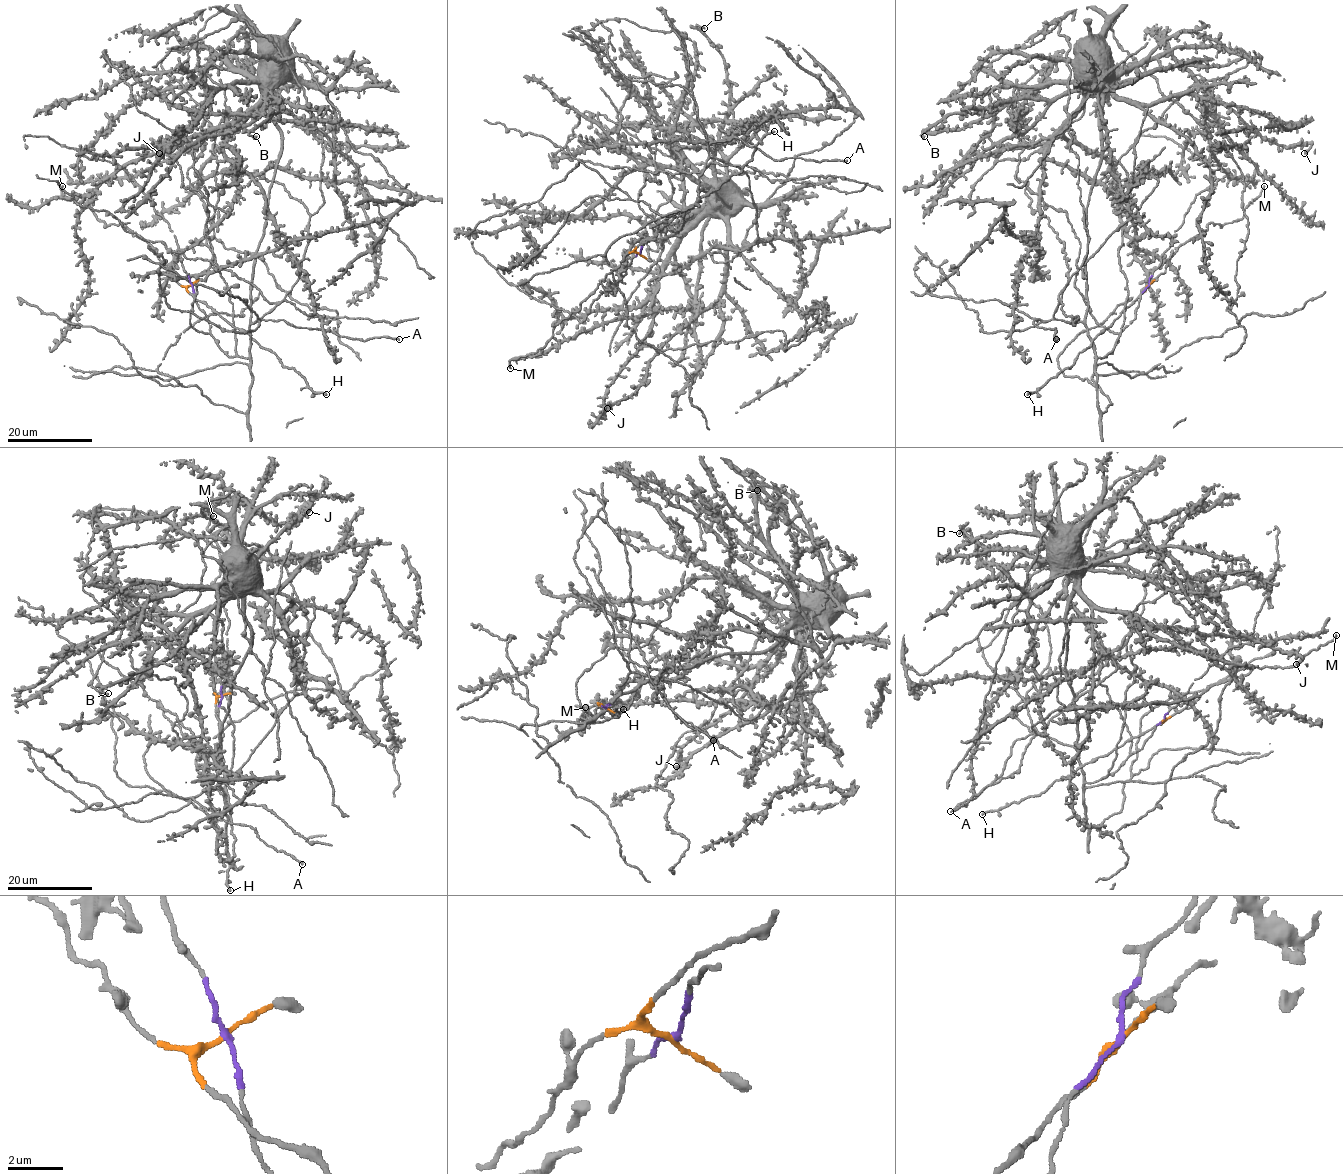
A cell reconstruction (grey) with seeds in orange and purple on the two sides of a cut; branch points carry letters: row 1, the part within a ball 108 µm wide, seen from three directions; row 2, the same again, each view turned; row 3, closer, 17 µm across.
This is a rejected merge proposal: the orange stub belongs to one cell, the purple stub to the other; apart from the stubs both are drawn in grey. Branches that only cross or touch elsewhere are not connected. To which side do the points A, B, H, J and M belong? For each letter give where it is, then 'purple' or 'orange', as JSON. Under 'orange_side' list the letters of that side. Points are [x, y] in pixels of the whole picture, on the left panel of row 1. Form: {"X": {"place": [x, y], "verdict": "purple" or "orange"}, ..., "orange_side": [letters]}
{"A": {"place": [399, 339], "verdict": "purple"}, "B": {"place": [256, 136], "verdict": "purple"}, "H": {"place": [326, 394], "verdict": "orange"}, "J": {"place": [159, 153], "verdict": "purple"}, "M": {"place": [62, 186], "verdict": "orange"}, "orange_side": ["H", "M"]}

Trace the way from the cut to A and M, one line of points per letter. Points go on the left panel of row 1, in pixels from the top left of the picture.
A: (191, 285), (178, 257), (237, 192), (227, 133), (265, 96), (281, 155), (251, 324), (399, 340)
M: (191, 285), (181, 286), (155, 250), (122, 222), (107, 225), (88, 205), (63, 199), (62, 186)

